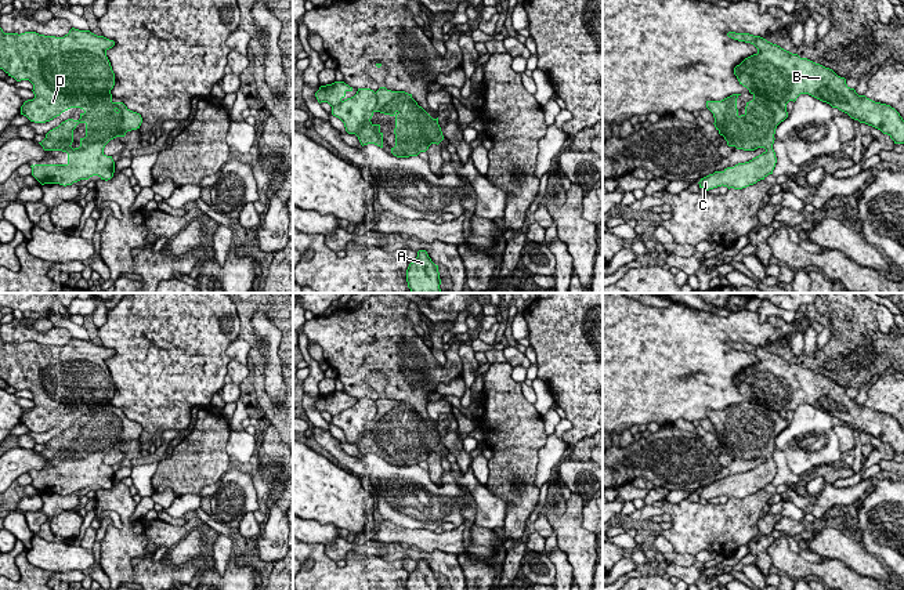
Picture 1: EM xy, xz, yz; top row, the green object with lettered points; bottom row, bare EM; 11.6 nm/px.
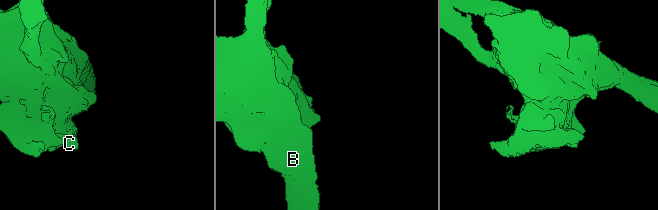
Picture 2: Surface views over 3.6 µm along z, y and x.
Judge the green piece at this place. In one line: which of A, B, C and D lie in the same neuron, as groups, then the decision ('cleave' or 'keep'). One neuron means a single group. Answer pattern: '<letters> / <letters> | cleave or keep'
A B D / C | cleave

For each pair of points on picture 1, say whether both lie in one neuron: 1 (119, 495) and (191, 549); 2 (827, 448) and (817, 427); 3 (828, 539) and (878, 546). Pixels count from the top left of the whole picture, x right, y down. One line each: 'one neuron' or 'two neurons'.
1: two neurons
2: one neuron
3: two neurons

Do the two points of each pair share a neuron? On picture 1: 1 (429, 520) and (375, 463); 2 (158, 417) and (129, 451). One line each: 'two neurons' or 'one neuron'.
1: one neuron
2: two neurons

